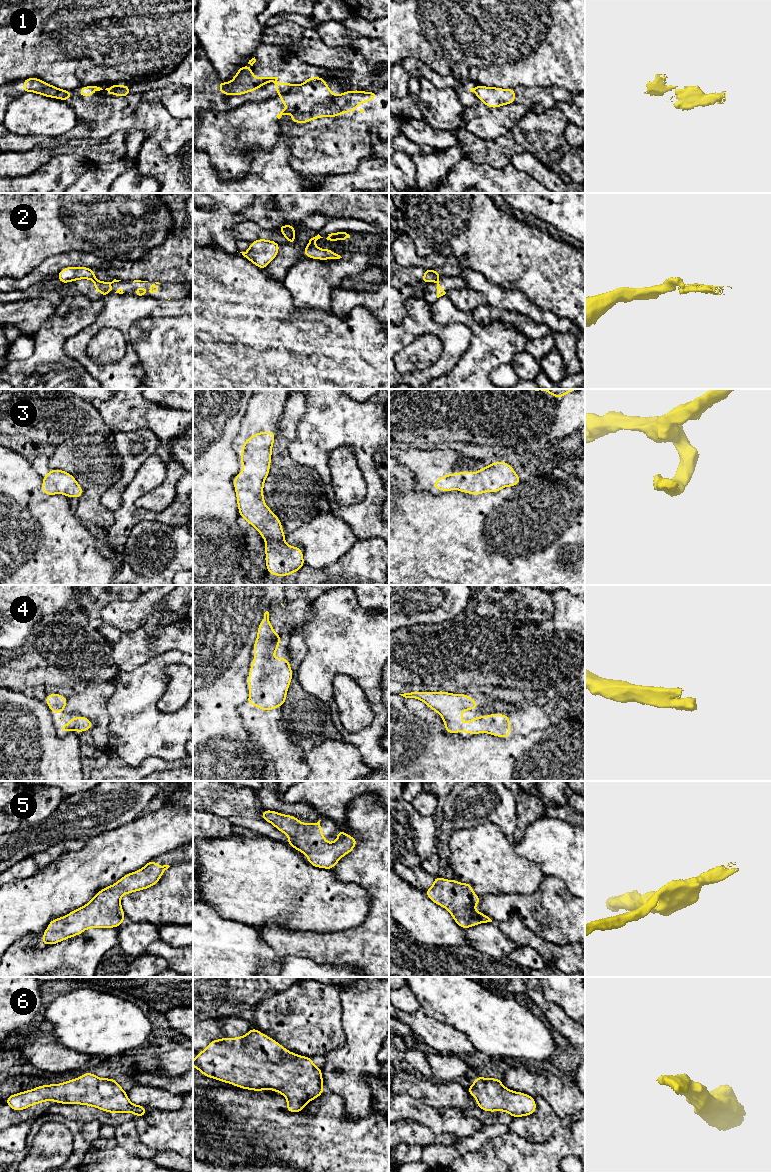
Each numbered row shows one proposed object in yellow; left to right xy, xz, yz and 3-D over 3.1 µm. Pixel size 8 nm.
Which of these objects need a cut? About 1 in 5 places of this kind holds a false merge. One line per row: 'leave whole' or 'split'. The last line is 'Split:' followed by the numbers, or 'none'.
1: split
2: split
3: leave whole
4: leave whole
5: leave whole
6: leave whole
Split: 1, 2

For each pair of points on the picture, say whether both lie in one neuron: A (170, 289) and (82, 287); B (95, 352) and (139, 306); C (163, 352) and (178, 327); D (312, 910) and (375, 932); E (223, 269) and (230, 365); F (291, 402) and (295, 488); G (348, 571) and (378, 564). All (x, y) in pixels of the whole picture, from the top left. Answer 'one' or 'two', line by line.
A: one
B: two
C: one
D: two
E: one
F: one
G: one

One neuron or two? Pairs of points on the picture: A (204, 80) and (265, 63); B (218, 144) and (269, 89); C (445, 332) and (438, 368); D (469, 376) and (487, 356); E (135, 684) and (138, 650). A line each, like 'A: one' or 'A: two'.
A: one
B: two
C: one
D: one
E: two

